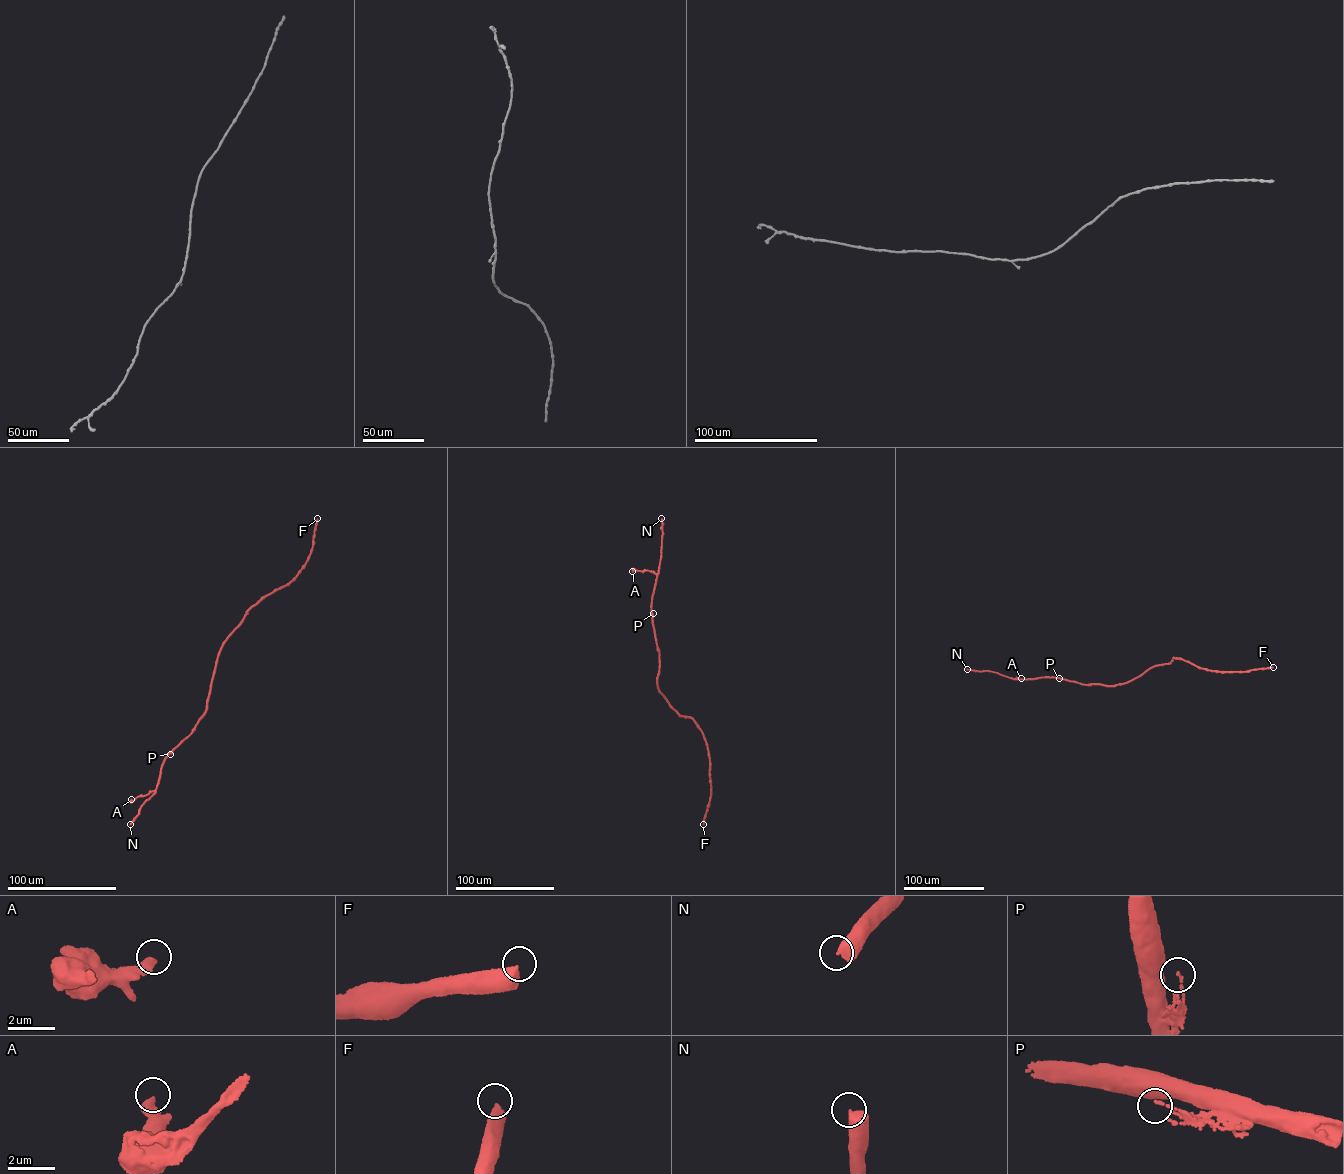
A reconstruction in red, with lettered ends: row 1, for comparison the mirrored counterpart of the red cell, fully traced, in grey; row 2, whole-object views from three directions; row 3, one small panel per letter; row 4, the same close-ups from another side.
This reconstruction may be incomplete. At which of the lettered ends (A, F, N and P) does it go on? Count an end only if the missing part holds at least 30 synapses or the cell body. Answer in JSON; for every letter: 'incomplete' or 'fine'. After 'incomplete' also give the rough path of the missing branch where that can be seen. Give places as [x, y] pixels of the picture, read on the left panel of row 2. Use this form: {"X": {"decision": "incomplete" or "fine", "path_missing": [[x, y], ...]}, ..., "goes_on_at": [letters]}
{"A": {"decision": "fine"}, "F": {"decision": "fine"}, "N": {"decision": "incomplete", "path_missing": [[130, 824], [111, 844], [97, 846]]}, "P": {"decision": "fine"}, "goes_on_at": ["N"]}

